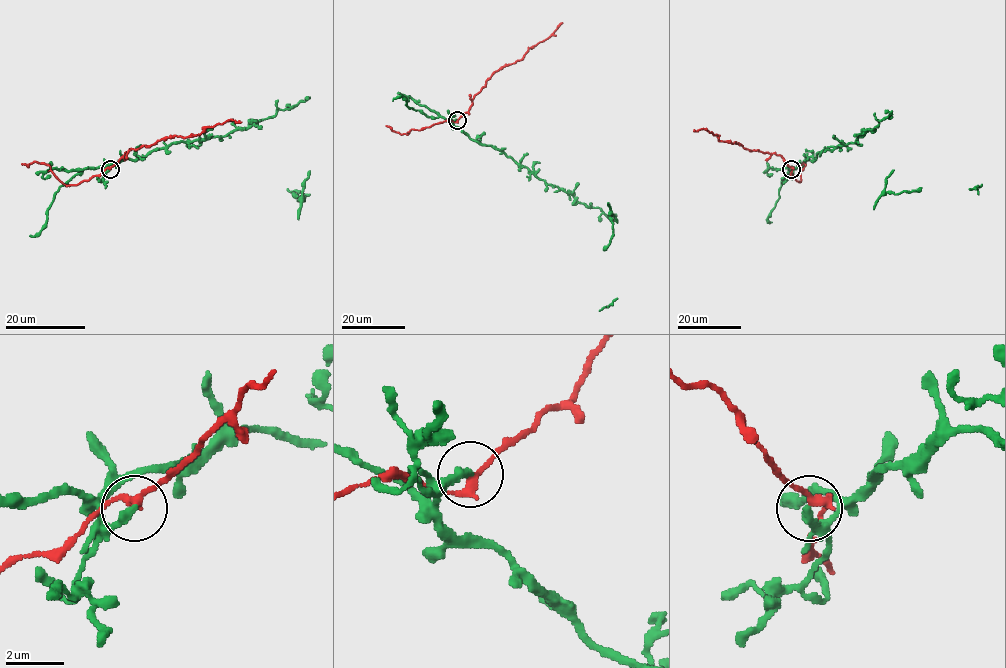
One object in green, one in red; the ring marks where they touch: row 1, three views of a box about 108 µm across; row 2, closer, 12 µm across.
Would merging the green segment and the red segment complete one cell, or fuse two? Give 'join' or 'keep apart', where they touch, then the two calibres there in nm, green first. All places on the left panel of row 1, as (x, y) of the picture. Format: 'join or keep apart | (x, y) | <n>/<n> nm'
keep apart | (110, 169) | 280/280 nm

